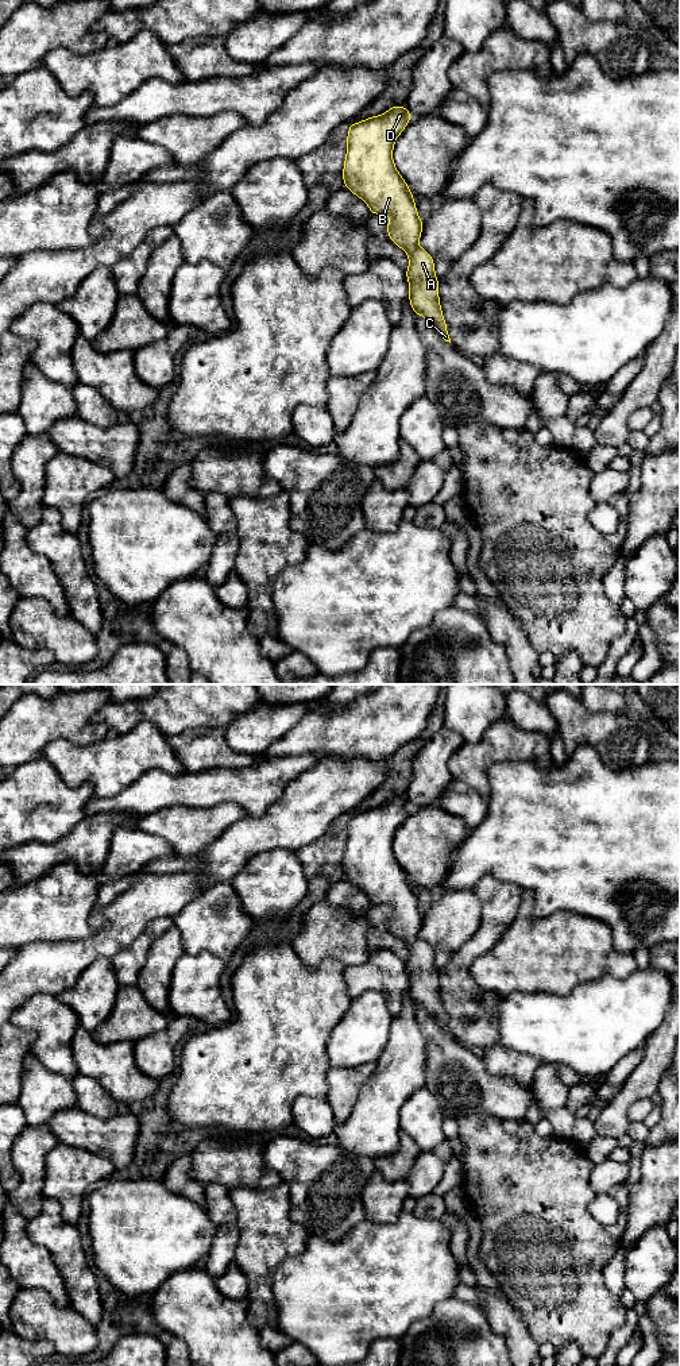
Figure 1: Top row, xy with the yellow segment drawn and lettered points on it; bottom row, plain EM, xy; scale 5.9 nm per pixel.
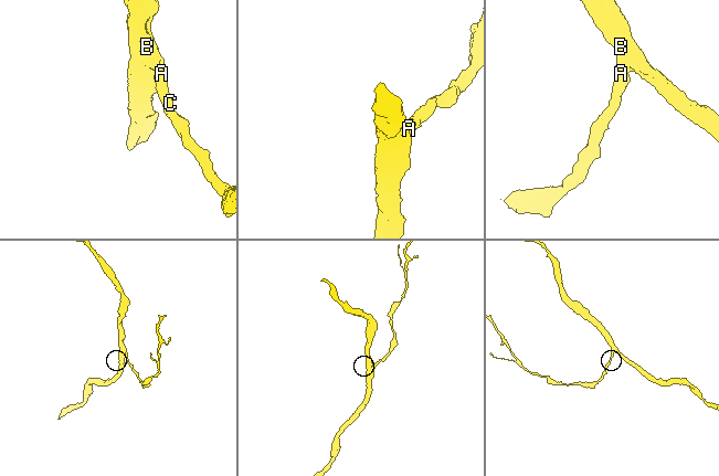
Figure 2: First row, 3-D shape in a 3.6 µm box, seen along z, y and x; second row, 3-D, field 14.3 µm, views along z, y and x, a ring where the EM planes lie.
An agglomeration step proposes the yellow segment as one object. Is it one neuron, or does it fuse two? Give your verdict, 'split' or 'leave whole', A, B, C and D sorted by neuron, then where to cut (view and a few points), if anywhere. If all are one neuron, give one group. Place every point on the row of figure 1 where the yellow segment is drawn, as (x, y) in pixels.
leave whole; A B C D; no cut

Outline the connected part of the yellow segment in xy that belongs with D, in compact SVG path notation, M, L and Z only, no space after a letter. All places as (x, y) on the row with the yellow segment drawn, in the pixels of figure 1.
M394 105L382 115L351 123L343 185L367 204L371 215L391 216L385 229L390 240L407 254L409 267L405 271L410 306L451 343L440 304L434 261L418 246L424 220L393 159L394 143L412 119L407 107Z

